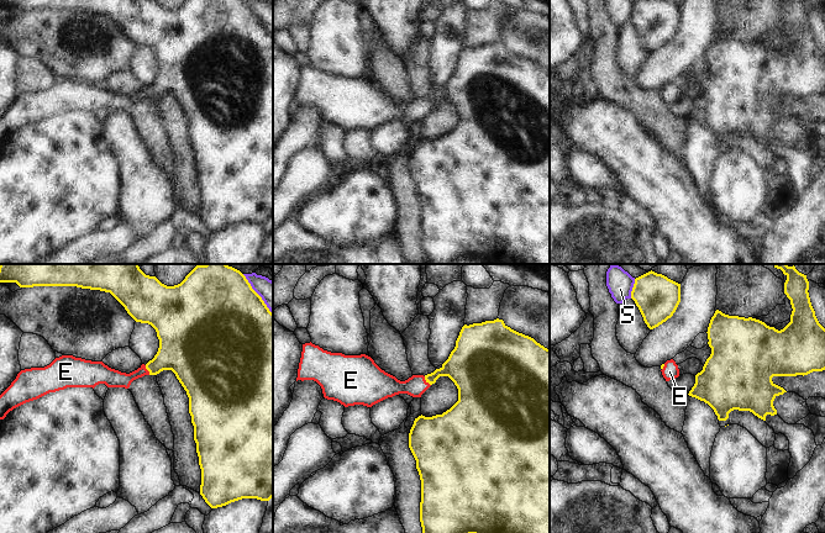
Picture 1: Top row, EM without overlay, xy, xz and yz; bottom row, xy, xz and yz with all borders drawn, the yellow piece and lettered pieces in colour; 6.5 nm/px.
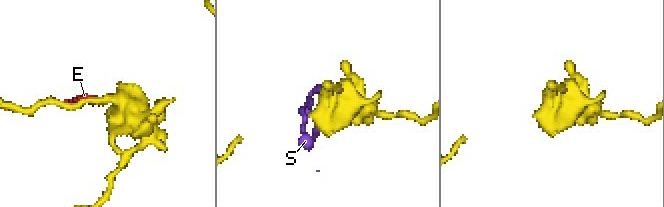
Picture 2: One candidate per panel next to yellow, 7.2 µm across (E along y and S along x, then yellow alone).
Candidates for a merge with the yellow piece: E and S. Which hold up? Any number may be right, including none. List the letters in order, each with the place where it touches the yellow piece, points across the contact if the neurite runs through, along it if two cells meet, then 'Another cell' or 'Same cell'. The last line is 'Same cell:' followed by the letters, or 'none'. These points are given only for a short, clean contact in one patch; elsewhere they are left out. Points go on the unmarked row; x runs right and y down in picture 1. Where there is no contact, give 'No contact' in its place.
E: Touches yellow at xz (426, 105). Path across: xz (462, 91), (440, 95), (426, 105), (415, 110), (388, 109). Same cell
S: Touches yellow at yz (632, 12). Another cell
Same cell: E

